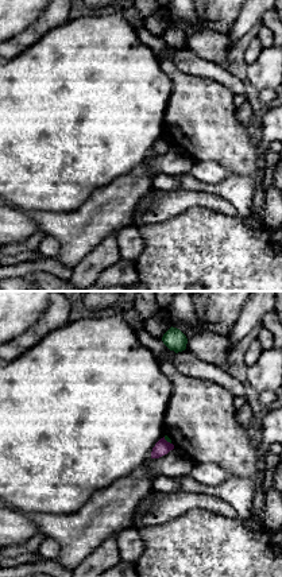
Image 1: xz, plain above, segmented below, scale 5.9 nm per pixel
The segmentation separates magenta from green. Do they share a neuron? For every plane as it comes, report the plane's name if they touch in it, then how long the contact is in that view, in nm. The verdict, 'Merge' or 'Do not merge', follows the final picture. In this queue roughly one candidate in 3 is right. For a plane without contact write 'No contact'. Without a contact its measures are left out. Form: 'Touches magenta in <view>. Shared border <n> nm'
Touches magenta in xz. Shared border 60 nm

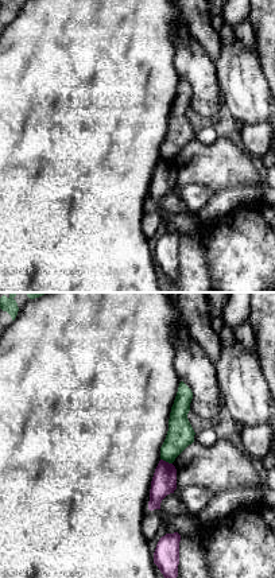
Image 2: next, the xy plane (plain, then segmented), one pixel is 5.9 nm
Touches magenta in xy. Shared border 80 nm

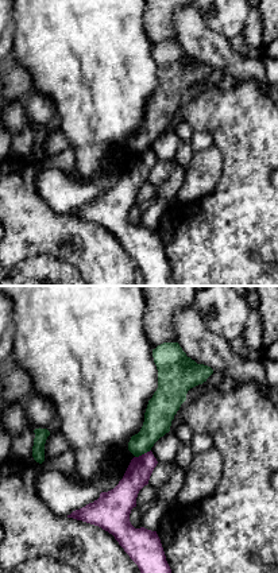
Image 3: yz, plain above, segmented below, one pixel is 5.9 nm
Touches magenta in yz. Shared border 110 nm

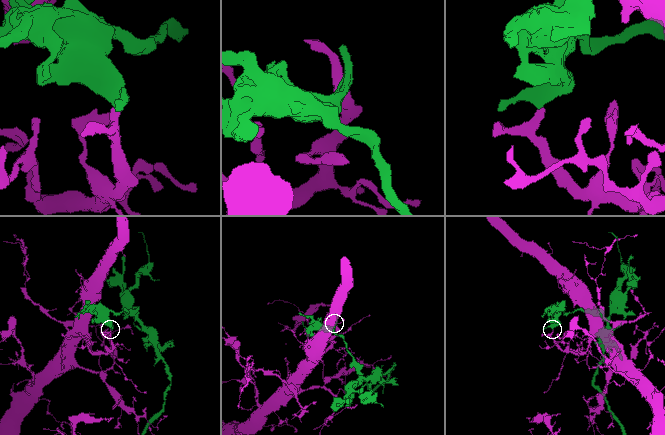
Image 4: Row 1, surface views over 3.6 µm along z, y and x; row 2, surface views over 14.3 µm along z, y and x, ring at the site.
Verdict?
Do not merge

